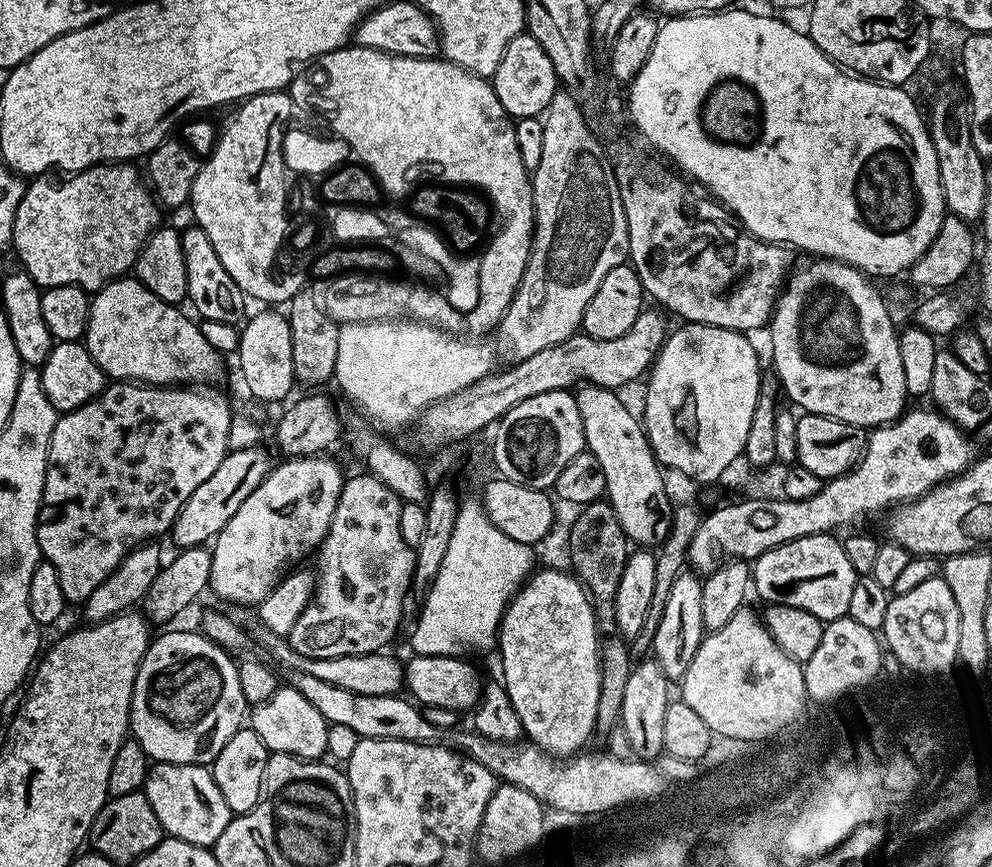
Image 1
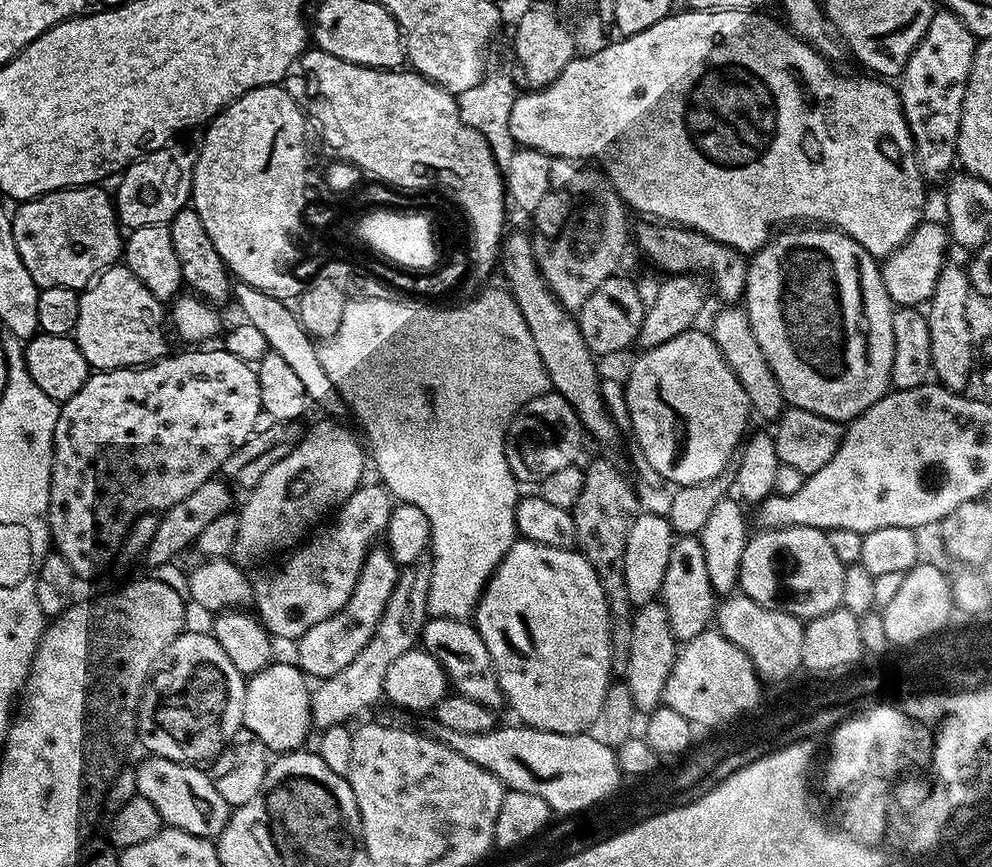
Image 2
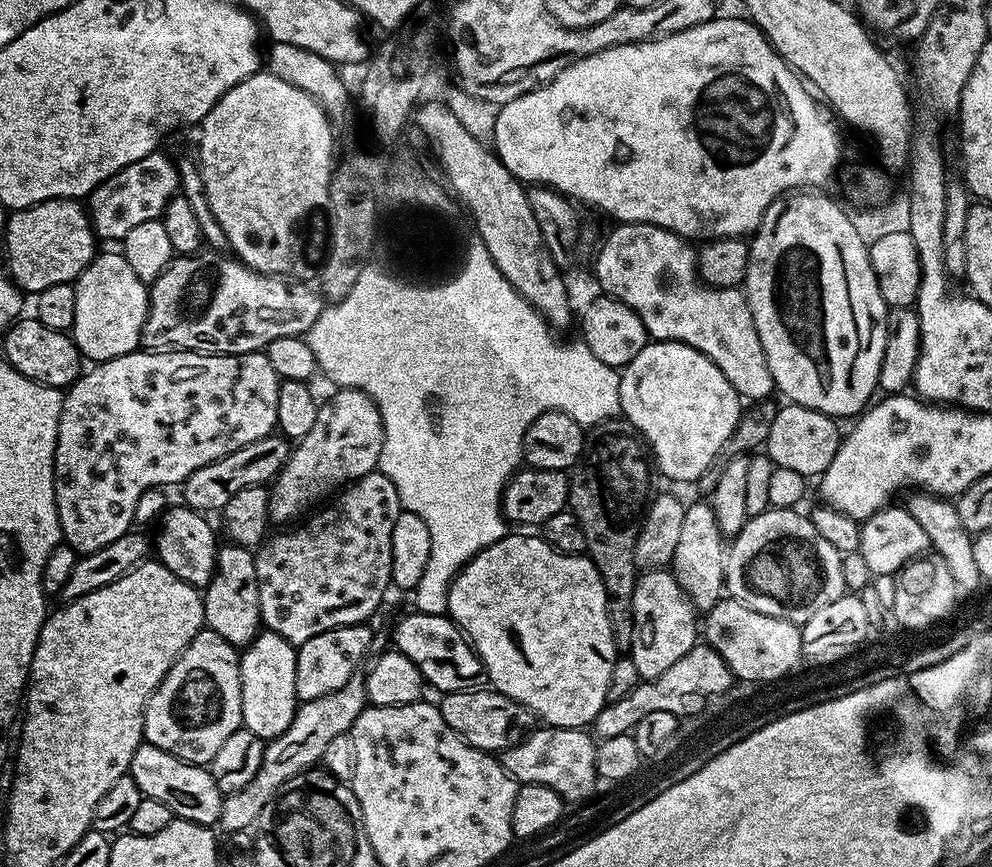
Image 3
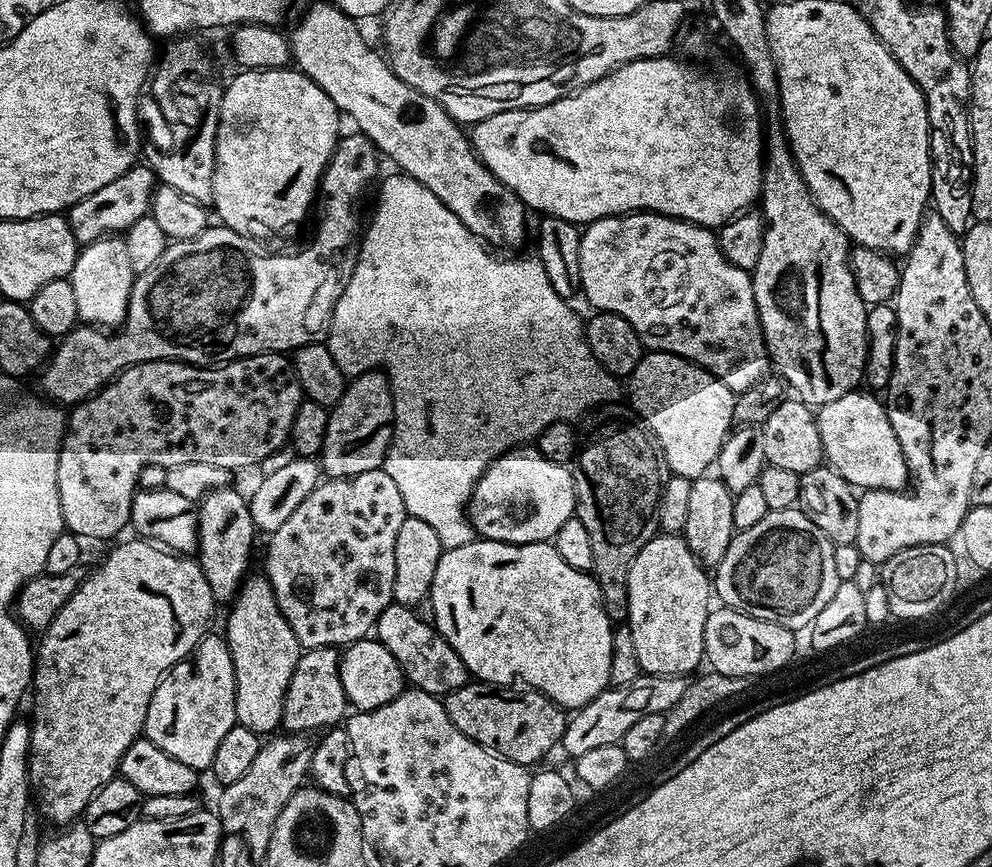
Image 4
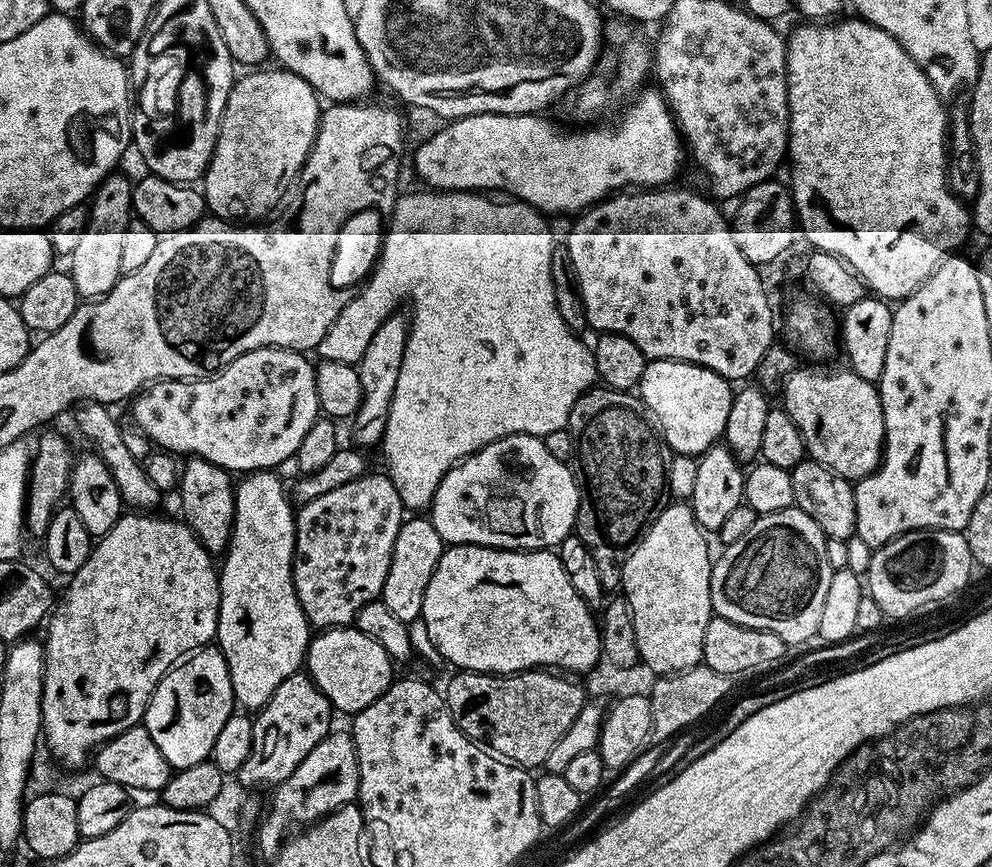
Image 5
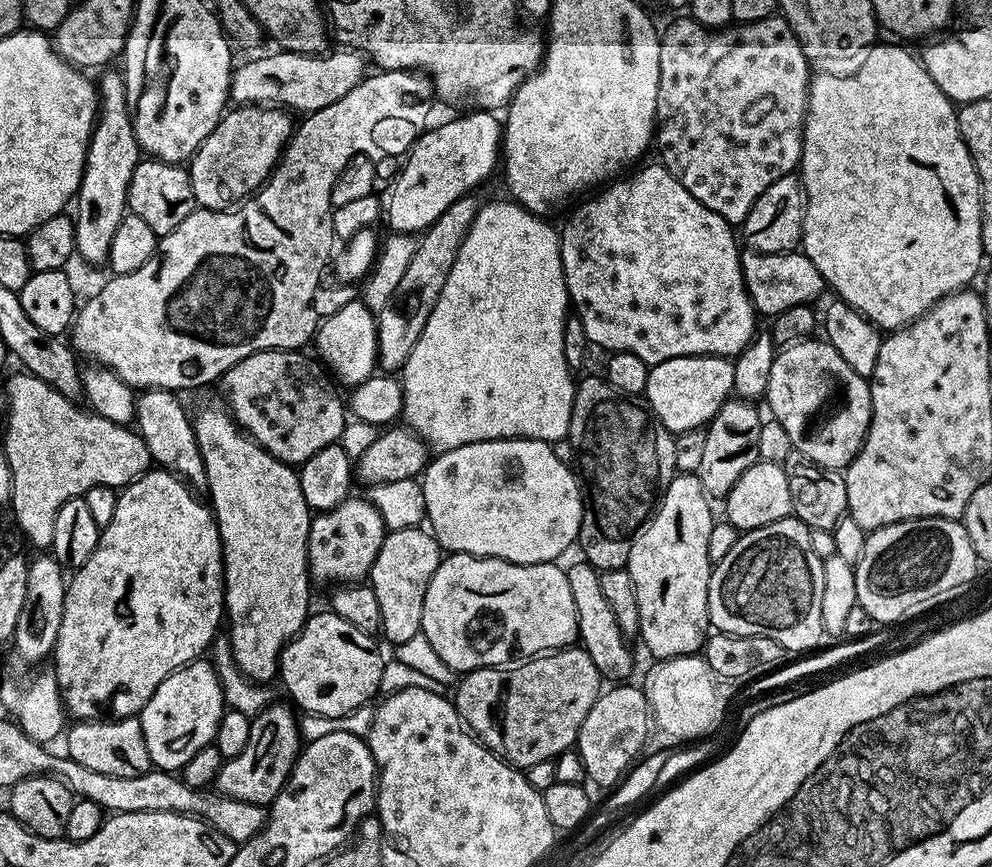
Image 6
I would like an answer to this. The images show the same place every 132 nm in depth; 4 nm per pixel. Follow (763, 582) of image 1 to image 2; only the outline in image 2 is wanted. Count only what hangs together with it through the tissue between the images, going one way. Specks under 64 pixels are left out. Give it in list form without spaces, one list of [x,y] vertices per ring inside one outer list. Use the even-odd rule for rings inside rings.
[[[790,526],[760,530],[757,533],[757,536],[756,533],[749,535],[748,545],[742,554],[738,588],[743,595],[754,598],[754,602],[767,608],[777,608],[788,612],[791,616],[798,616],[805,622],[841,607],[842,582],[846,566],[840,561],[838,554],[834,554],[825,529]]]

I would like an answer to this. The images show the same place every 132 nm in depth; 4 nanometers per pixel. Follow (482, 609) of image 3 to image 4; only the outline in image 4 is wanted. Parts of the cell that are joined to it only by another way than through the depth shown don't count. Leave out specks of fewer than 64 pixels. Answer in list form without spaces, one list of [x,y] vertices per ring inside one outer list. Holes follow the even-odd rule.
[[[474,538],[466,542],[466,546],[457,548],[445,548],[438,558],[438,570],[434,570],[434,582],[430,593],[430,605],[432,604],[432,616],[436,629],[454,646],[458,658],[467,666],[469,673],[477,681],[497,686],[520,685],[528,690],[541,692],[546,698],[550,698],[558,707],[565,710],[575,710],[586,706],[604,689],[609,687],[610,678],[610,654],[612,653],[612,633],[614,622],[606,614],[602,606],[602,590],[598,590],[598,582],[592,577],[591,571],[583,572],[574,570],[558,554],[555,543],[541,542],[539,544],[507,544],[501,540],[485,540]]]

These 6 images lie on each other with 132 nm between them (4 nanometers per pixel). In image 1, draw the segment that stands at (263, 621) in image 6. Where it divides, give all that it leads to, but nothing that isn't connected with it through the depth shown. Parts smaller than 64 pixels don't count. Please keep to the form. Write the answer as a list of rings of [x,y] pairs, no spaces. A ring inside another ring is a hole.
[[[291,686],[277,687],[273,696],[255,705],[250,712],[250,727],[258,734],[258,738],[262,738],[269,753],[281,752],[300,756],[303,760],[319,760],[327,753],[328,725],[322,714],[318,714],[318,710]]]

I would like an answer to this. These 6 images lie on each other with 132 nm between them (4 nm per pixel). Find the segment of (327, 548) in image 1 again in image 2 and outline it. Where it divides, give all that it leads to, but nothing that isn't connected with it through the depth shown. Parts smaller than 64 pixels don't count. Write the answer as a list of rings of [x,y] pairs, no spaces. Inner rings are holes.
[[[373,547],[364,559],[354,594],[350,594],[346,606],[342,606],[338,614],[318,622],[318,626],[310,626],[310,630],[299,633],[294,660],[305,676],[322,681],[338,674],[338,670],[350,666],[350,662],[354,662],[355,656],[362,651],[362,646],[370,642],[401,573],[391,554],[379,547]]]

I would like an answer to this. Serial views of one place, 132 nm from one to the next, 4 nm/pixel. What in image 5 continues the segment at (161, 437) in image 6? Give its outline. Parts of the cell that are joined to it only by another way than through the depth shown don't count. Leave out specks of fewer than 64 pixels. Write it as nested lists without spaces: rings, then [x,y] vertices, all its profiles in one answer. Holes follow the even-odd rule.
[[[197,456],[185,459],[180,469],[179,492],[181,512],[179,515],[198,538],[198,542],[202,542],[202,546],[210,553],[227,552],[236,513],[236,484],[233,473]]]

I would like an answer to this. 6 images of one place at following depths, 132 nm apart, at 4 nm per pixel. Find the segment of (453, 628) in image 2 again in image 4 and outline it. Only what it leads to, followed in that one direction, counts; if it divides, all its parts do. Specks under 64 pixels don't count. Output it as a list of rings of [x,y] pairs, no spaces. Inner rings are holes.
[[[388,604],[382,614],[378,614],[374,636],[382,646],[386,646],[386,650],[390,650],[390,654],[394,654],[398,666],[404,671],[405,681],[411,687],[443,698],[469,683],[470,673],[462,658],[458,658],[454,646],[450,646],[450,642],[446,642],[446,638],[436,629],[435,623],[420,620],[416,612],[419,611],[406,604]]]

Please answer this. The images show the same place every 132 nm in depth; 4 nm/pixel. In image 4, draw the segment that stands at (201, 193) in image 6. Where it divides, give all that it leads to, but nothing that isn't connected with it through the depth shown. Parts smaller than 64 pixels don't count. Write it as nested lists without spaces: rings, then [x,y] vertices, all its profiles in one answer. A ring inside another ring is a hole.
[[[295,67],[275,68],[274,70],[240,70],[237,76],[223,89],[220,98],[220,117],[216,127],[216,161],[214,162],[214,190],[212,191],[211,207],[216,208],[220,215],[219,223],[223,227],[234,230],[245,240],[259,242],[259,240],[288,240],[291,236],[296,236],[300,232],[300,223],[304,219],[309,219],[310,209],[313,207],[317,191],[320,187],[320,179],[324,173],[324,167],[328,165],[329,158],[332,157],[333,150],[342,135],[340,129],[340,120],[342,113],[340,109],[330,102],[330,98],[318,85],[316,85],[309,76]]]

